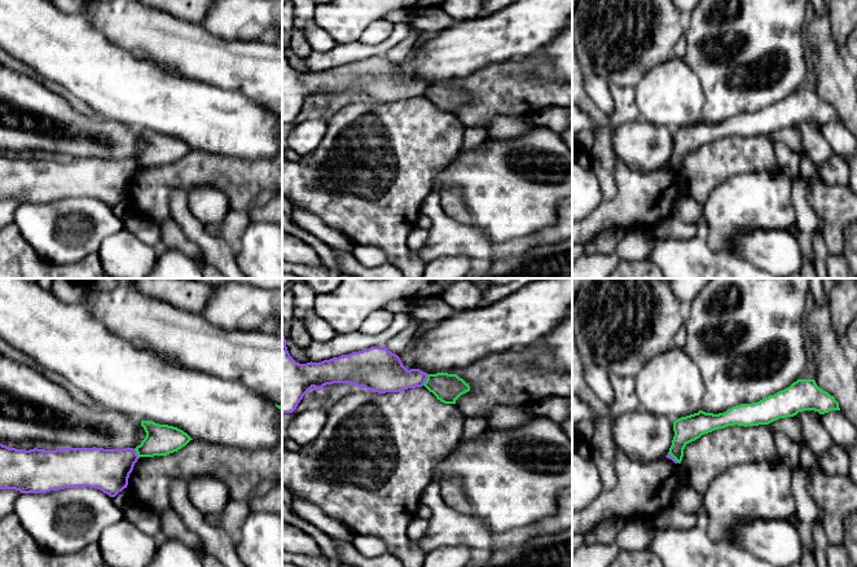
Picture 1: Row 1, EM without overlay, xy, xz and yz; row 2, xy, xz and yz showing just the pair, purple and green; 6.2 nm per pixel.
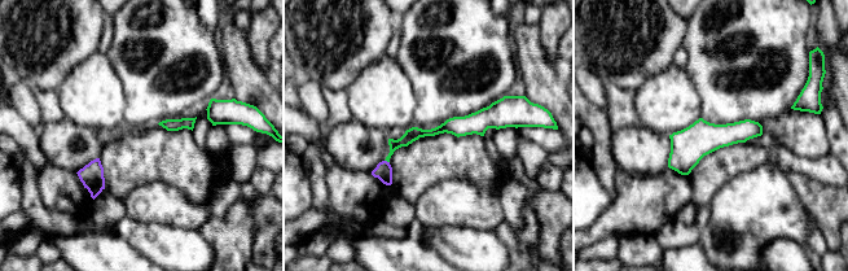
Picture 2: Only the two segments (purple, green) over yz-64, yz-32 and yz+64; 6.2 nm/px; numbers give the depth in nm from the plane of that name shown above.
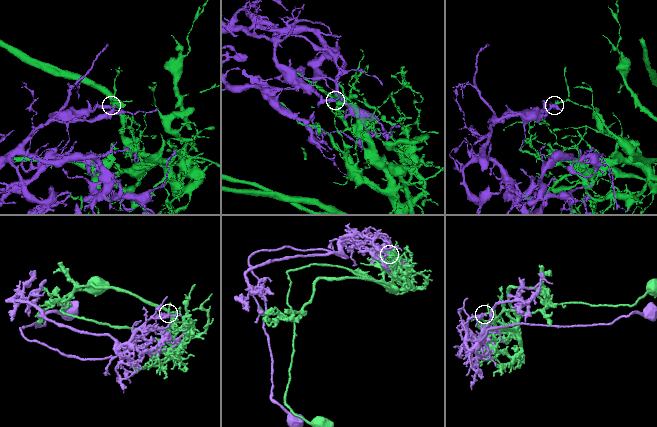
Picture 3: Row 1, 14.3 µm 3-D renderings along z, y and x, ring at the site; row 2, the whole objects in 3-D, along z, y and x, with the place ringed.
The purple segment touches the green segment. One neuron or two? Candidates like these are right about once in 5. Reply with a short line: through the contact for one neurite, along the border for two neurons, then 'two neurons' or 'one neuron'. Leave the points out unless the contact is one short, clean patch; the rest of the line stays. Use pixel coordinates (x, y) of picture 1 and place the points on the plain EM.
xz (429, 84), (422, 95) | two neurons

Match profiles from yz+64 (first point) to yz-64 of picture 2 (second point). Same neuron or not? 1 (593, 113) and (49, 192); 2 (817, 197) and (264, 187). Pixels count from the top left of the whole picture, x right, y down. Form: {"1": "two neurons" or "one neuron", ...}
{"1": "two neurons", "2": "two neurons"}

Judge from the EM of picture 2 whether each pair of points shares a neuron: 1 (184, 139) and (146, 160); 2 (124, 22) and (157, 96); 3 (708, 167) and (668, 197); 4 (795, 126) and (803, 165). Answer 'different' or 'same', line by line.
1: same
2: same
3: different
4: different

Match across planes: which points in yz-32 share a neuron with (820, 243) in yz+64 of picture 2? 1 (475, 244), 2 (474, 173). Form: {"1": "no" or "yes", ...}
{"1": "no", "2": "no"}

